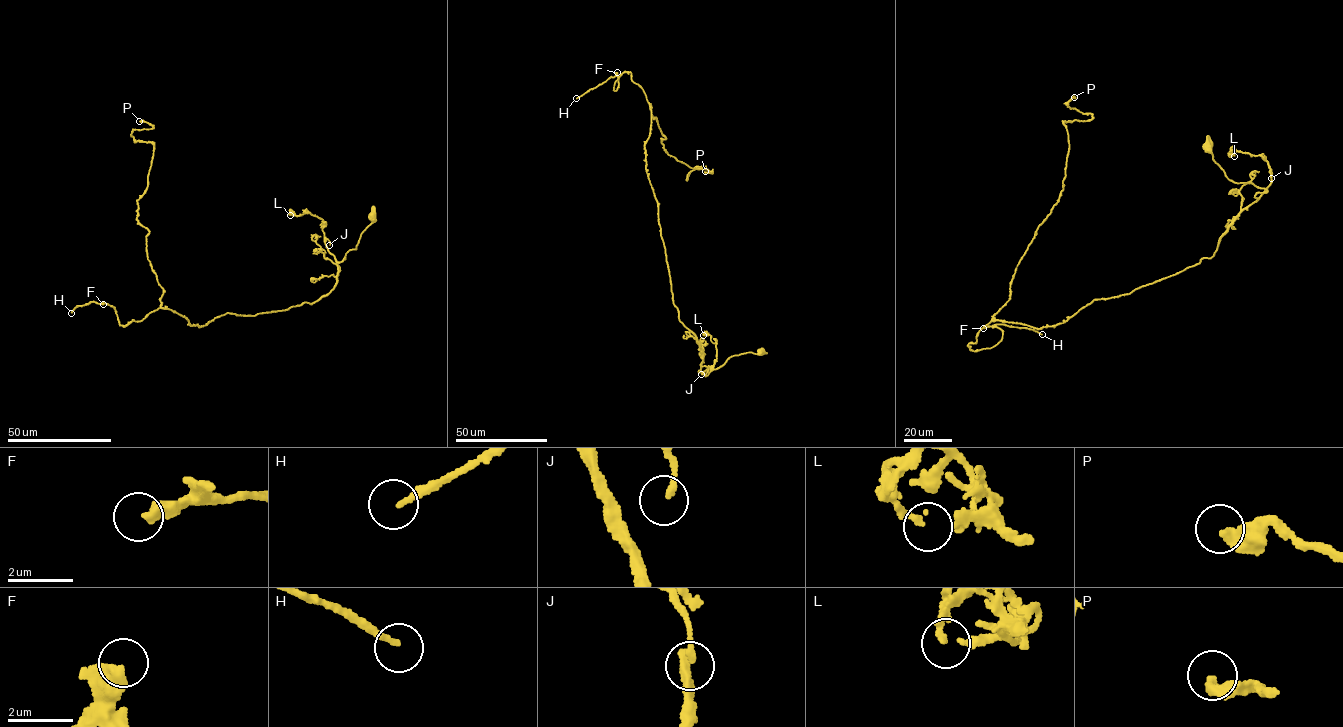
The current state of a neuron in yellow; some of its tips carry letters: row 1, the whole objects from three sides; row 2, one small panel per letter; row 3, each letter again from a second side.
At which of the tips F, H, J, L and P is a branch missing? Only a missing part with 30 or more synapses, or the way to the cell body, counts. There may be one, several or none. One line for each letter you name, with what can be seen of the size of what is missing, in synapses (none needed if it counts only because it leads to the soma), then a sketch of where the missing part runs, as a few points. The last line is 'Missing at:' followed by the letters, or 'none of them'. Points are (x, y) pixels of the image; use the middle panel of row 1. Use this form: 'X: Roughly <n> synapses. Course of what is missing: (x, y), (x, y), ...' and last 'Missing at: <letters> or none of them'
H: Roughly 110 synapses. Course of what is missing: (576, 98), (556, 107), (546, 90), (535, 86), (519, 107), (524, 114), (539, 115), (539, 121)
Missing at: H

